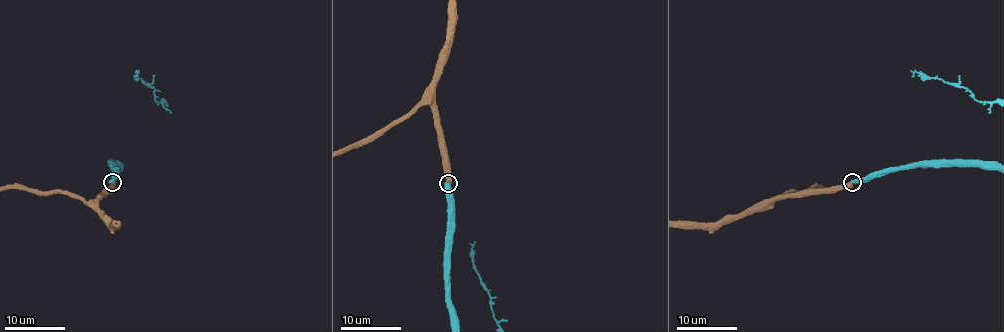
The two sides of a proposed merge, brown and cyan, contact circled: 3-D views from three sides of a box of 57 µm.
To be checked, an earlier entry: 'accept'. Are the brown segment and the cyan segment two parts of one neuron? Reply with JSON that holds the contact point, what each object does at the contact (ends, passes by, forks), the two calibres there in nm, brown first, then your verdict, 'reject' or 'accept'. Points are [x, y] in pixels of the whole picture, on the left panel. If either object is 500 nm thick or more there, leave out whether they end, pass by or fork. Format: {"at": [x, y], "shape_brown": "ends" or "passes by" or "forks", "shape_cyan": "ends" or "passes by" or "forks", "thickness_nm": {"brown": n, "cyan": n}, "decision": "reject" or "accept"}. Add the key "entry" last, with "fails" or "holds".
{"at": [112, 182], "thickness_nm": {"brown": 600, "cyan": 550}, "decision": "accept", "entry": "holds"}

